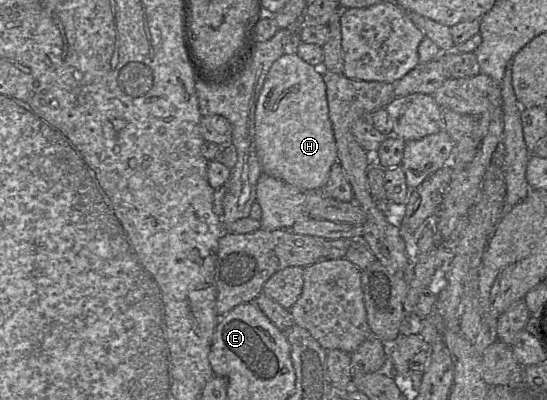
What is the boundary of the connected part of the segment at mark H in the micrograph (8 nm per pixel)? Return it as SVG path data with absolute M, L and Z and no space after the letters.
M284 53L269 69L255 109L255 146L263 173L303 191L321 190L327 183L332 165L338 162L322 75L320 68L306 63L297 53Z

